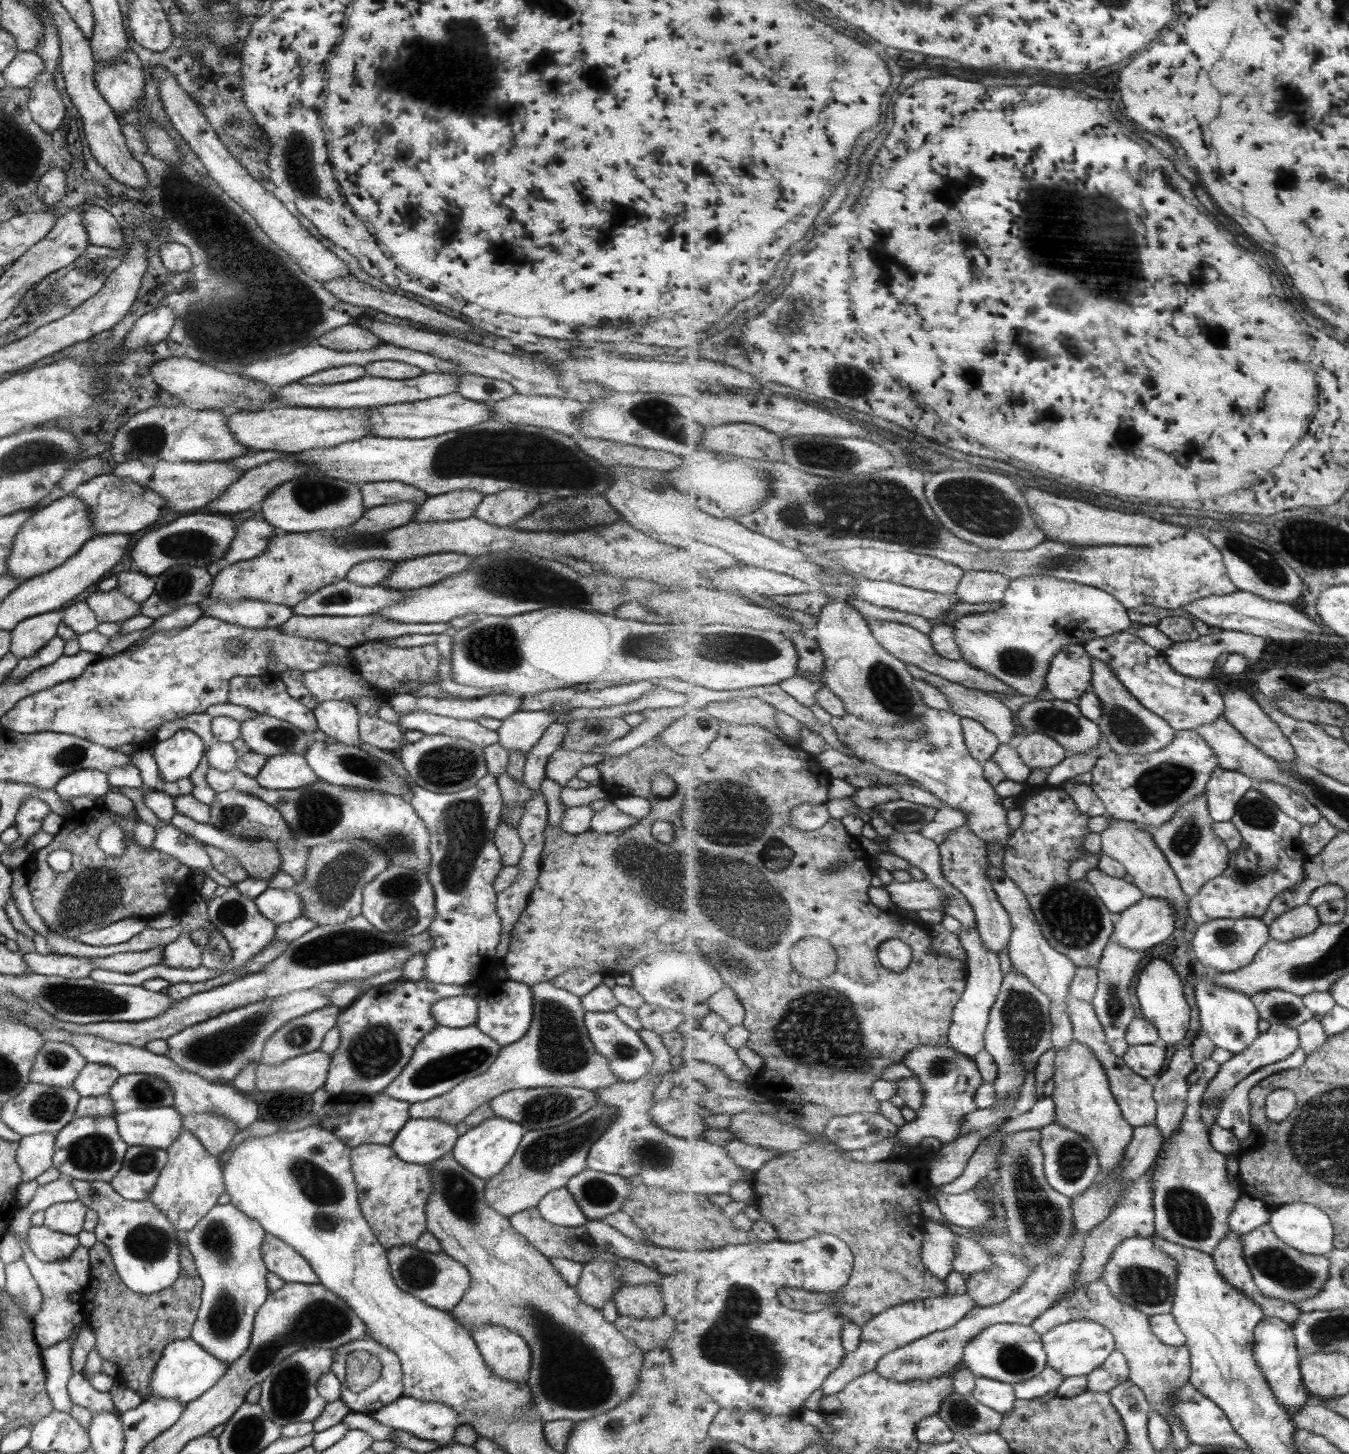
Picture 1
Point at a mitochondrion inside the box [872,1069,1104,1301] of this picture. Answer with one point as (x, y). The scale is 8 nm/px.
(1042, 1220)

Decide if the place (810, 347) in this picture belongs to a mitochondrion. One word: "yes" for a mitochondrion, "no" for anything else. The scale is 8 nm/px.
no

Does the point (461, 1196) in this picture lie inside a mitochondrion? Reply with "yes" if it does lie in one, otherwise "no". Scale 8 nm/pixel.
yes

